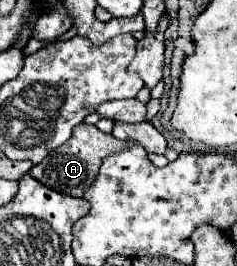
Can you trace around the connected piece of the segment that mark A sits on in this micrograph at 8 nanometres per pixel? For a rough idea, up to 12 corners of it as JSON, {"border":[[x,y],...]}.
{"border":[[80,123],[30,175],[82,197],[120,139]]}

